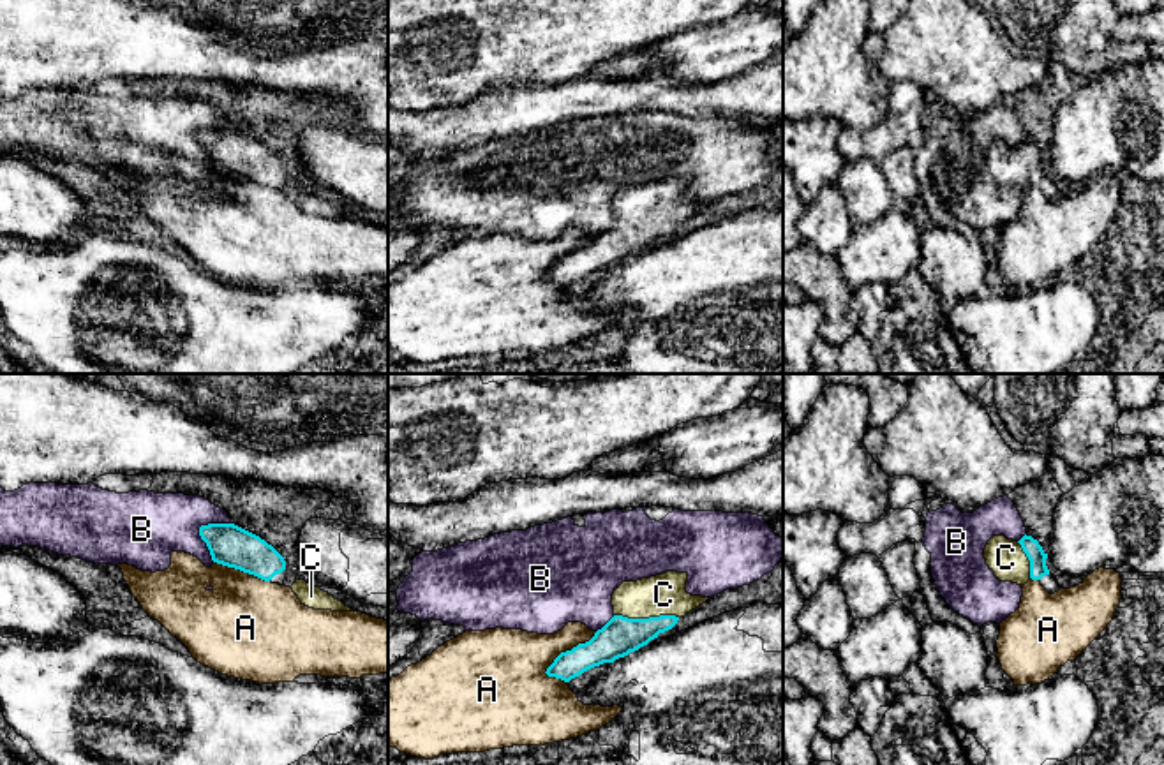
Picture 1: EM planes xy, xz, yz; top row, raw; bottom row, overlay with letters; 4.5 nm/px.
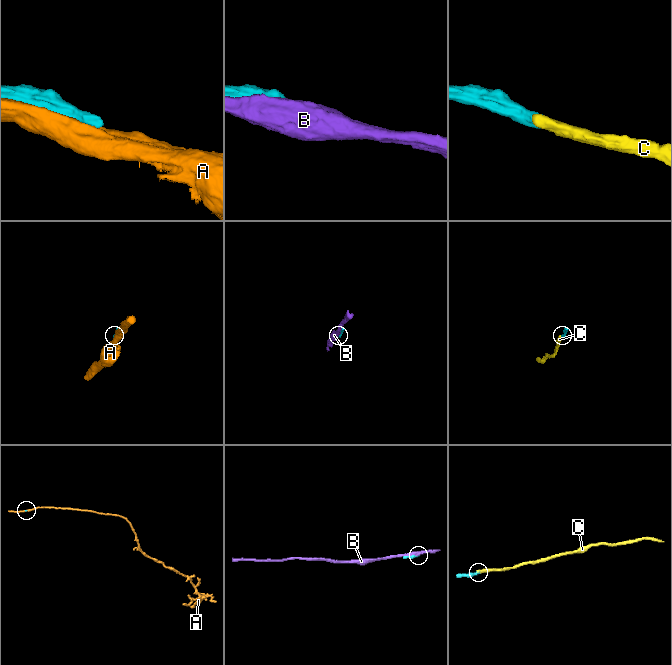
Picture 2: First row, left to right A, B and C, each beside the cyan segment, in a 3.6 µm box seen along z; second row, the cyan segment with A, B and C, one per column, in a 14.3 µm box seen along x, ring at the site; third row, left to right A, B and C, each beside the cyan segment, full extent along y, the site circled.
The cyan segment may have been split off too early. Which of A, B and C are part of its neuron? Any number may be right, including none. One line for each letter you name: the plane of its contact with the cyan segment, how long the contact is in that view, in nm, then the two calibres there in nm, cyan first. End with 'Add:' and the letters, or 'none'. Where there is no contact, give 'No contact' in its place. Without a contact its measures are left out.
C: Touches cyan in xz. Shared border 300 nm. Thickness 170 nm (cyan) against 190 nm
Add: C

